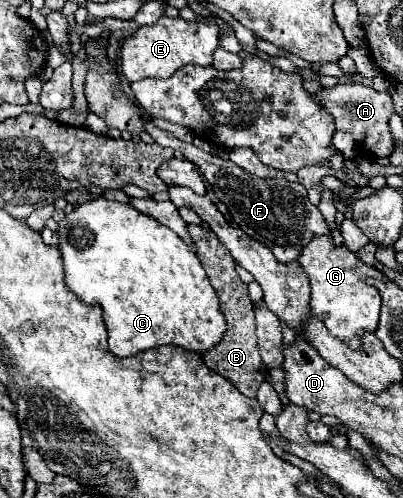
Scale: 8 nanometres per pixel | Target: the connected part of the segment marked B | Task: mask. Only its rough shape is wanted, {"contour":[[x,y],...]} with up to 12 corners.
{"contour":[[201,224],[187,232],[219,296],[223,340],[201,354],[255,398],[265,380],[253,304],[233,256]]}

